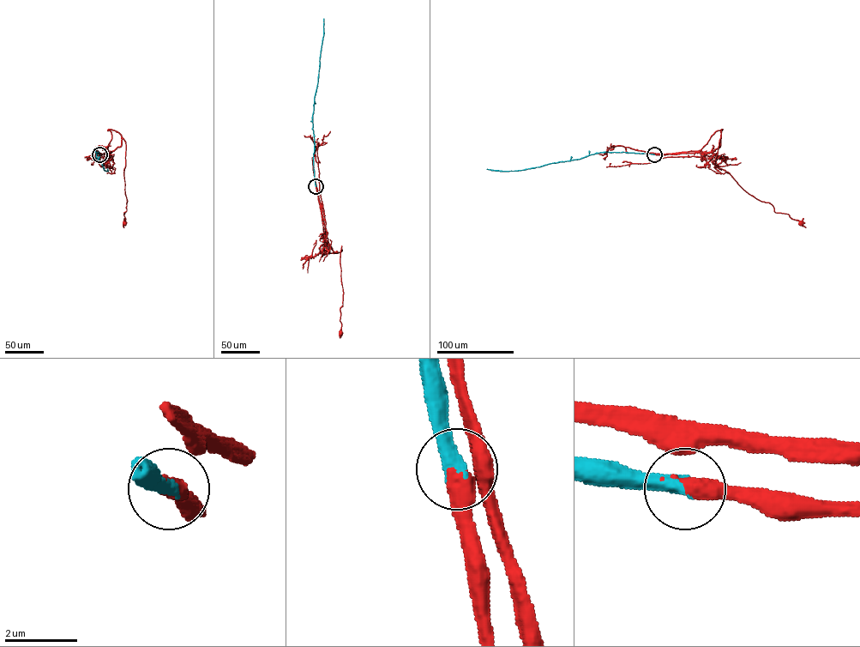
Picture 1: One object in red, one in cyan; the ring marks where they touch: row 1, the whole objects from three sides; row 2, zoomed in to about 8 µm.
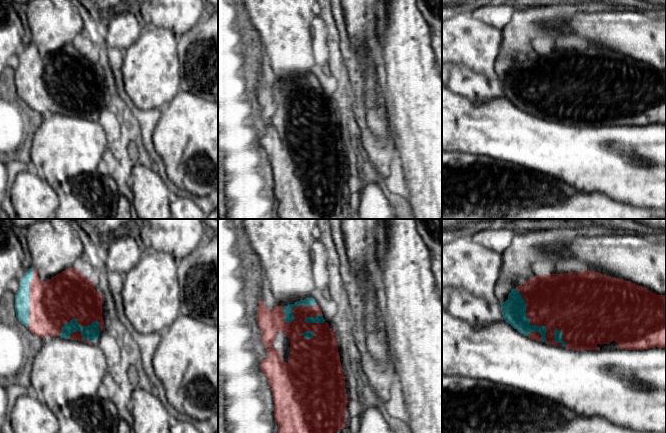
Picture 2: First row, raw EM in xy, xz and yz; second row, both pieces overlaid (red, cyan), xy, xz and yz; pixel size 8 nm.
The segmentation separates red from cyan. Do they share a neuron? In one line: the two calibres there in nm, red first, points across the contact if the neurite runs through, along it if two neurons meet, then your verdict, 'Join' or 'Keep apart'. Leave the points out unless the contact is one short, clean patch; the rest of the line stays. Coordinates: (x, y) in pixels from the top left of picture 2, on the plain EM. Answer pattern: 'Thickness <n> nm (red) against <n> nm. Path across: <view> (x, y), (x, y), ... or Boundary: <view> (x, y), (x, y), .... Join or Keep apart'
Thickness 440 nm (red) against 190 nm. Join

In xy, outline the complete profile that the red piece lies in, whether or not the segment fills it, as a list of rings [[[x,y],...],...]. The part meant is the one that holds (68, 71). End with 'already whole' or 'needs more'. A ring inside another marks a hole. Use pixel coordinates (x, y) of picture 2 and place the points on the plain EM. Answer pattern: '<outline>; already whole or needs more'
[[[30,44],[20,55],[20,63],[15,71],[17,95],[36,112],[40,114],[60,112],[64,115],[78,116],[89,120],[97,119],[99,110],[103,106],[102,80],[103,73],[95,66],[94,59],[77,44],[66,45],[46,59],[39,54],[36,45]]]; needs more

